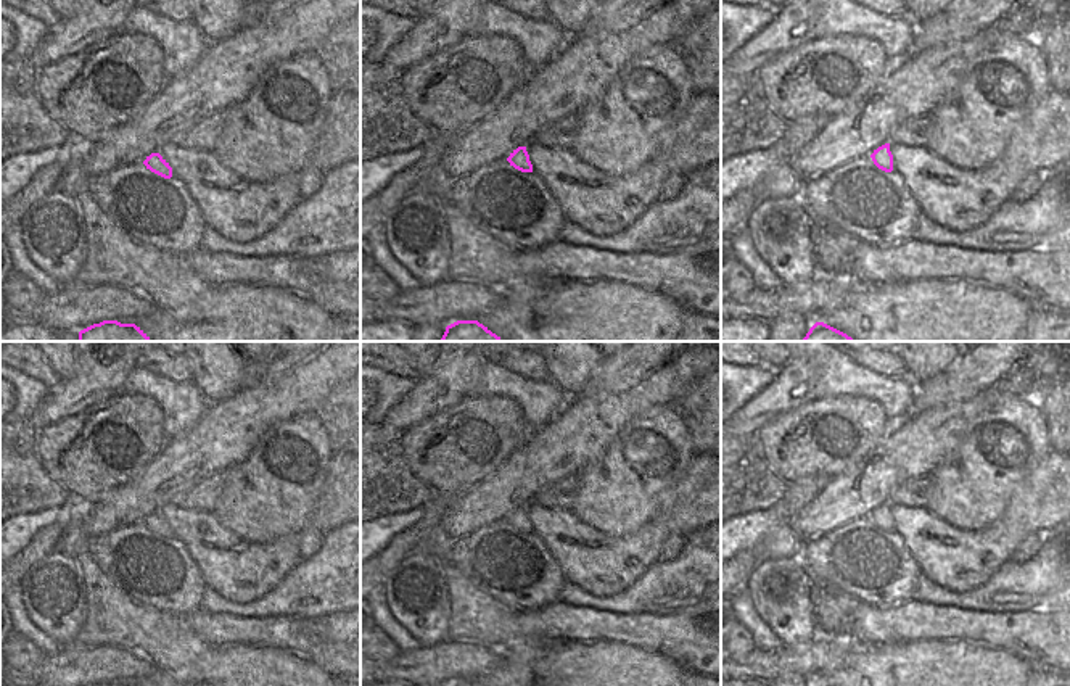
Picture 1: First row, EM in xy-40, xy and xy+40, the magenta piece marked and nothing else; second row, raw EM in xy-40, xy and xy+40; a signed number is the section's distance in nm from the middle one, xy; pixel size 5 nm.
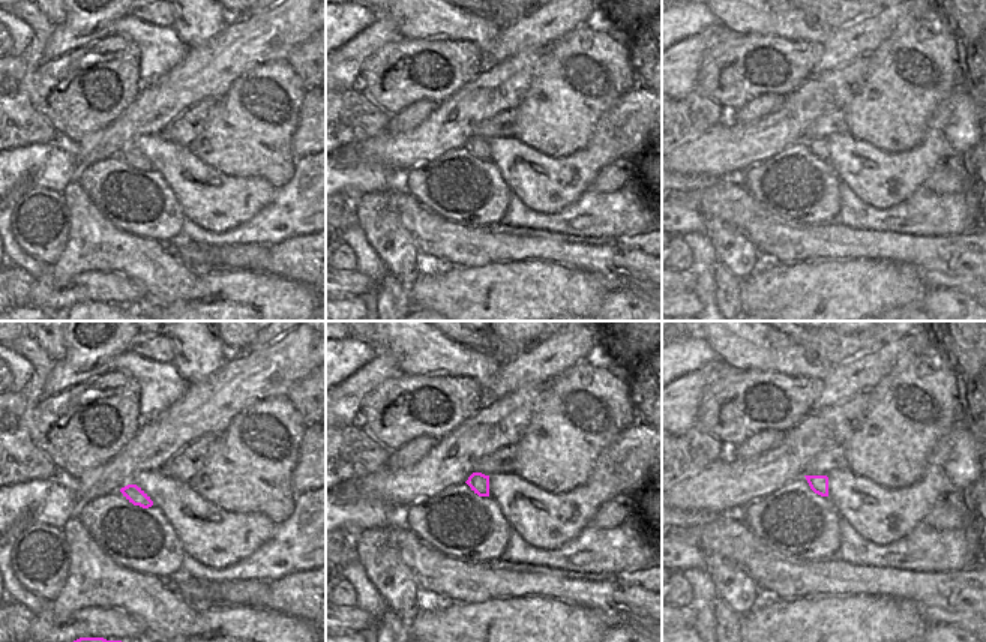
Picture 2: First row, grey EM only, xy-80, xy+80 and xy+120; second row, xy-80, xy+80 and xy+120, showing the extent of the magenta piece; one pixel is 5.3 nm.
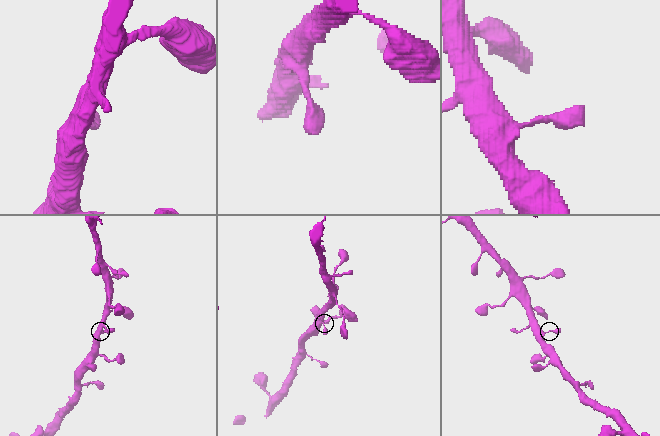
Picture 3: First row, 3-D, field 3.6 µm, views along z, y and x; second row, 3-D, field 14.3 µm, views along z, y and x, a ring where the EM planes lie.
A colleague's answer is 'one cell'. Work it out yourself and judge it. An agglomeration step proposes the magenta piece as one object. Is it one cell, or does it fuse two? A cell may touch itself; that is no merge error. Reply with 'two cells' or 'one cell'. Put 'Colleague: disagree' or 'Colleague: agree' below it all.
one cell
Colleague: agree

